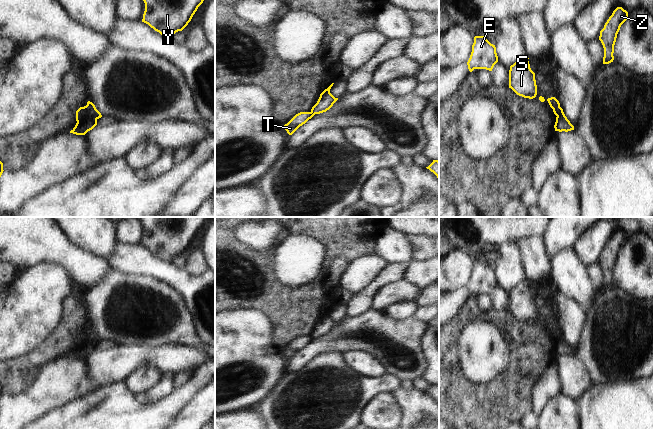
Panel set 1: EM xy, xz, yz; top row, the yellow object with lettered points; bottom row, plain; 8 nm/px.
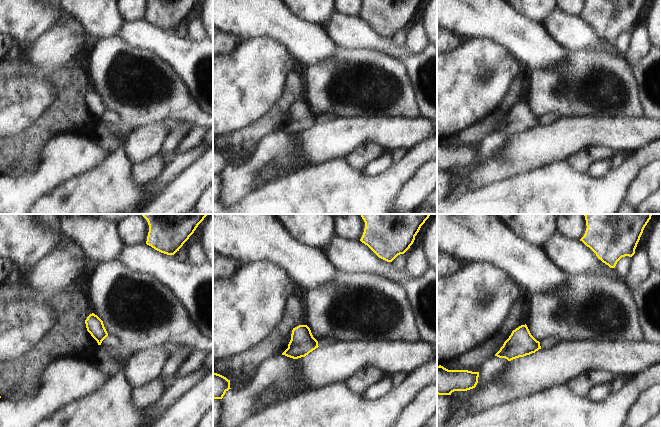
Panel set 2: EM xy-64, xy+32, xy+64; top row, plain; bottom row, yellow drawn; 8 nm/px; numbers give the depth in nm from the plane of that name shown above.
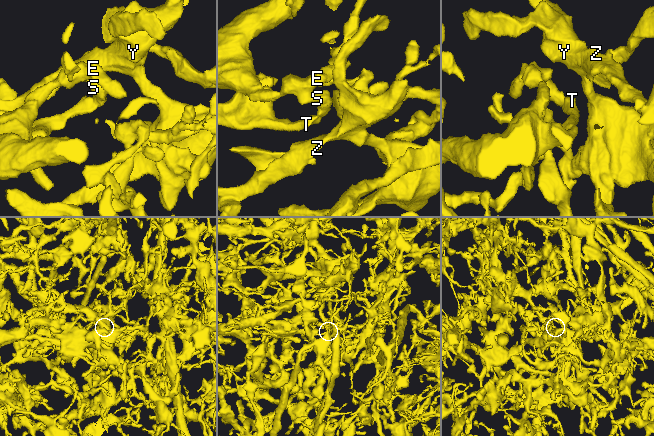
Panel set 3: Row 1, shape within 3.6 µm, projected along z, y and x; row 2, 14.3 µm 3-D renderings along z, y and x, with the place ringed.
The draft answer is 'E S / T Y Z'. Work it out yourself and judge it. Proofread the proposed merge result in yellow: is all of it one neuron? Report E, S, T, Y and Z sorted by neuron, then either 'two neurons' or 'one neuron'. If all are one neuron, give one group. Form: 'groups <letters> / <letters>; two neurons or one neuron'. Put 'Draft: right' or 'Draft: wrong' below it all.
groups E S / T Y Z; two neurons
Draft: right

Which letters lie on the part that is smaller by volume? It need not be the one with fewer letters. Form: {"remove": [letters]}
{"remove": ["E", "S"]}

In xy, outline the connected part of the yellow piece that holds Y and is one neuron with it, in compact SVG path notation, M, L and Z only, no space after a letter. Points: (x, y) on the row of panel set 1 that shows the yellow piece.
M143 0L142 22L161 35L171 38L182 31L204 0Z

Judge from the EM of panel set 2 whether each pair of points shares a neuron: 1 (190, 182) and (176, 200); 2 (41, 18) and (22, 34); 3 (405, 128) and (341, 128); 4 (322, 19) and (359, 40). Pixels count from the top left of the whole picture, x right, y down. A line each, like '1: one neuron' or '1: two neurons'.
1: one neuron
2: one neuron
3: one neuron
4: two neurons

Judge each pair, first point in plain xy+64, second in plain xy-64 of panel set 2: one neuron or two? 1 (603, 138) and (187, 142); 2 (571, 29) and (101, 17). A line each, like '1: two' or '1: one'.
1: two
2: two

